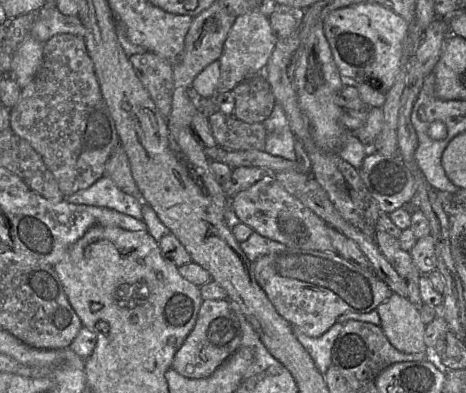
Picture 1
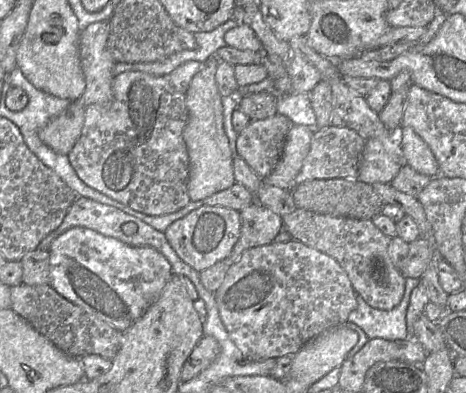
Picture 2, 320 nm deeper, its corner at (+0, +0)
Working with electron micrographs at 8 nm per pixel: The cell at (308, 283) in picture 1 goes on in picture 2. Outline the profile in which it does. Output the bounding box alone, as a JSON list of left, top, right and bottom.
[215,240,357,361]

